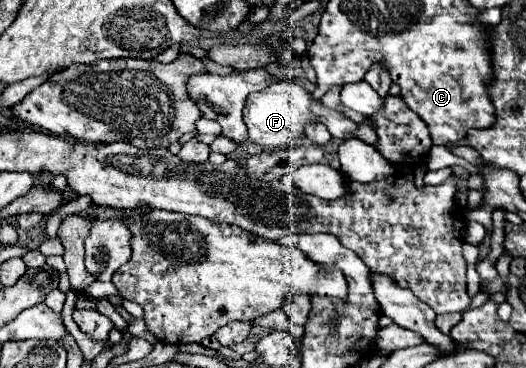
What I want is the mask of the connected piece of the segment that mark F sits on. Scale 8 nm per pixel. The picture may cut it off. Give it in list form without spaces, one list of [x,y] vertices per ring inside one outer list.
[[[277,81],[271,83],[271,87],[265,87],[263,91],[255,91],[255,95],[247,97],[245,109],[243,109],[243,121],[249,129],[249,139],[267,151],[279,149],[279,147],[297,147],[305,139],[305,125],[307,123],[319,123],[319,119],[311,113],[311,103],[319,101],[297,85],[295,81]]]

